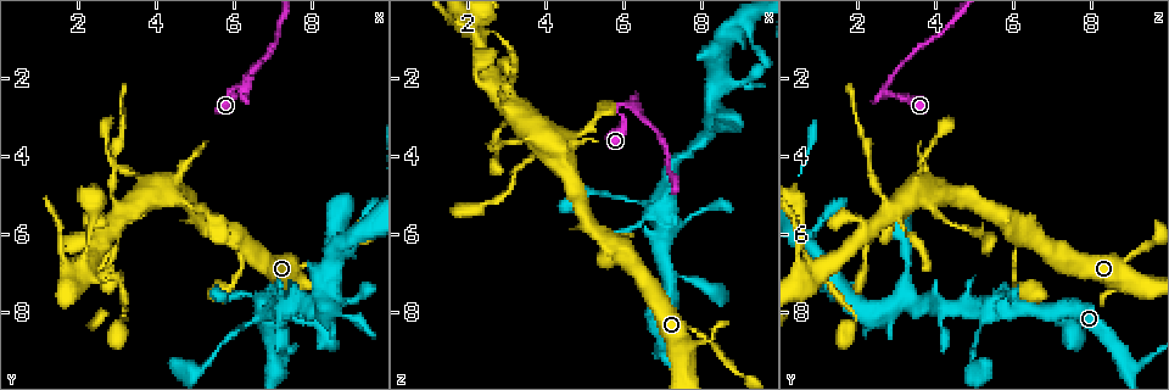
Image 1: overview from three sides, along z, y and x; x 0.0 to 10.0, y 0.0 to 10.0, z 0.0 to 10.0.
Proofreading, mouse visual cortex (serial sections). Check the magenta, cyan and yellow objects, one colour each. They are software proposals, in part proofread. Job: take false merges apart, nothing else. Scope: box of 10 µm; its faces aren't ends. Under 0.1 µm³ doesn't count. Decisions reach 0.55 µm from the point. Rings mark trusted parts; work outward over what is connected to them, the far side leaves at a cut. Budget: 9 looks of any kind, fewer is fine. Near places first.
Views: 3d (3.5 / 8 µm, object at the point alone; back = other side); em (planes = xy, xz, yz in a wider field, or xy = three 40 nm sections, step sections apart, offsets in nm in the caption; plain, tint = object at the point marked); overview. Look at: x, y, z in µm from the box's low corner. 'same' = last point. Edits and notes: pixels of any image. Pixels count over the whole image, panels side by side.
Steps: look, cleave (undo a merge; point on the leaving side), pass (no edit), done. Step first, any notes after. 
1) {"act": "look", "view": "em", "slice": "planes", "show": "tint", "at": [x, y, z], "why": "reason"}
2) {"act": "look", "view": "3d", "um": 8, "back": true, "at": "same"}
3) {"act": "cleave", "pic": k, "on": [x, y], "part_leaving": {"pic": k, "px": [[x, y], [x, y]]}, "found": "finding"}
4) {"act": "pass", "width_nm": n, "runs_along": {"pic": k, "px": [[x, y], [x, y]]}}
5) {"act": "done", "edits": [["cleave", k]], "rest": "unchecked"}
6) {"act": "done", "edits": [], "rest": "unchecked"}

{"act": "look", "view": "em", "slice": "xy", "step": 3, "show": "tint", "at": [5.90, 2.40, 2.65]}

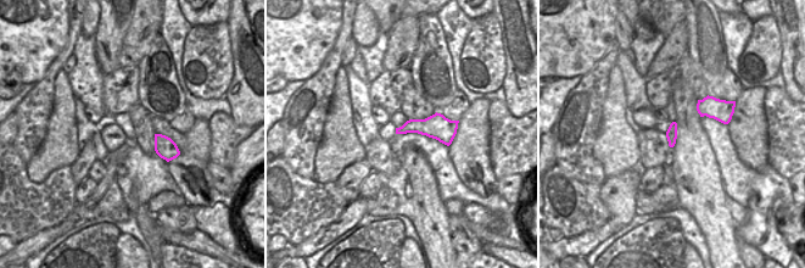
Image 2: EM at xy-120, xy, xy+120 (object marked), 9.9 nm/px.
{"act": "look", "view": "3d", "um": 3.5, "at": "same"}

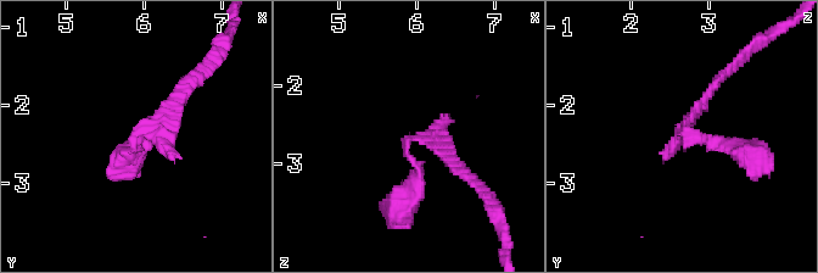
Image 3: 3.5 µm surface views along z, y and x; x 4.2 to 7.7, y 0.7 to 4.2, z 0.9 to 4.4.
{"act": "pass", "runs_along": {"pic": 3, "px": [[134, 152], [190, 78]]}, "found": "one cell here"}

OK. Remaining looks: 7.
{"act": "look", "view": "3d", "um": 3.5, "back": true, "at": [6.85, 8.10, 5.40]}

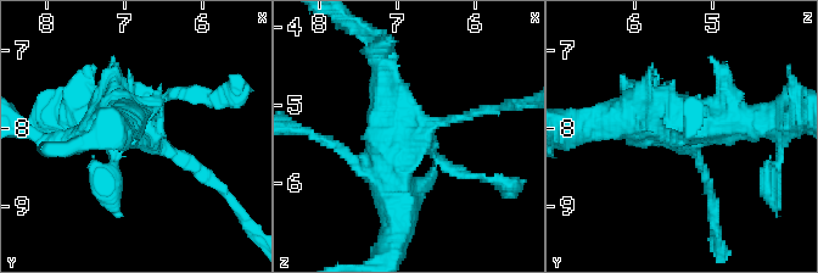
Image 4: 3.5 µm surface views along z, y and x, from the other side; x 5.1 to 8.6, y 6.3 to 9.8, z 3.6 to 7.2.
{"act": "look", "view": "em", "slice": "xy", "step": 2, "show": "tint", "at": "same"}

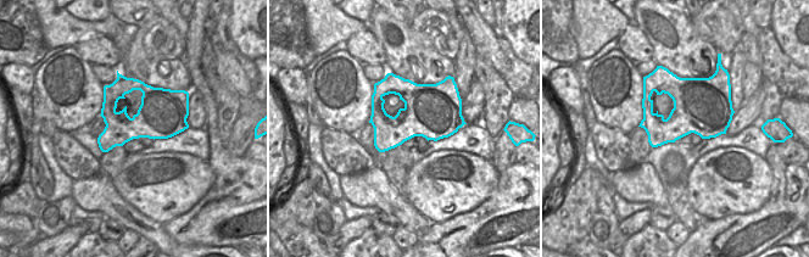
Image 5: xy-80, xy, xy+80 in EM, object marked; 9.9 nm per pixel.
{"act": "pass", "runs_along": {"pic": 4, "px": [[398, 224], [384, 66]]}, "found": "continuous, no second cell"}

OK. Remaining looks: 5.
{"act": "look", "view": "3d", "um": 8, "at": [7.20, 9.35, 9.35]}

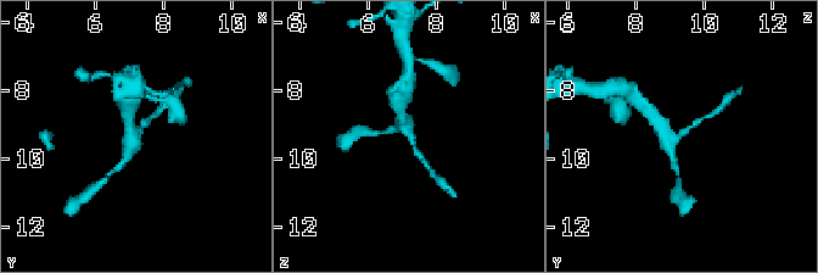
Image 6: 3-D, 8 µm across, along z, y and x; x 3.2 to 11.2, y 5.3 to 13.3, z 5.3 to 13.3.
{"act": "look", "view": "em", "slice": "xy", "step": 5, "show": "tint", "at": "same", "why": "now the EM"}

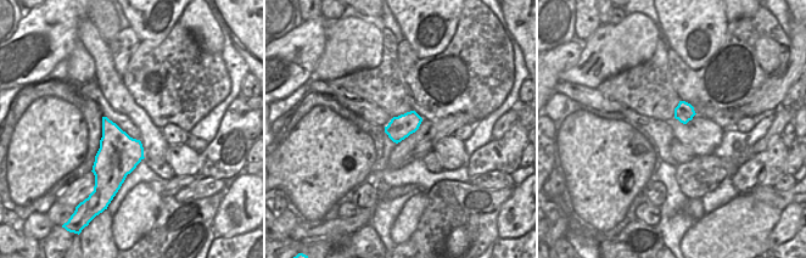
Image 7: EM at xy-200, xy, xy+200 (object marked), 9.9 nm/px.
{"act": "pass", "arms": 3, "runs_along": {"pic": 6, "px": [[401, 112], [404, 132], [424, 157]]}, "found": "continuous, no second cell"}

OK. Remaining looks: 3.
{"act": "look", "view": "3d", "um": 3.5, "back": true, "at": [2.60, 5.95, 2.20], "why": "thin arm on a thick one"}

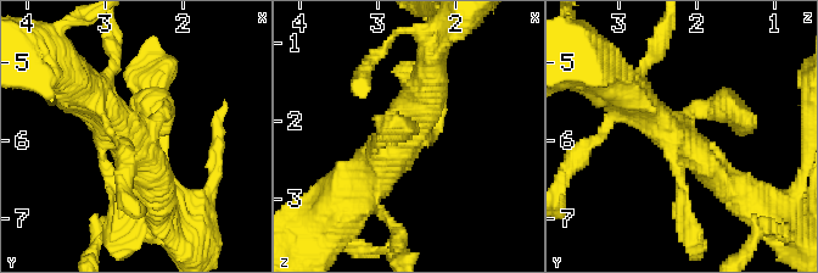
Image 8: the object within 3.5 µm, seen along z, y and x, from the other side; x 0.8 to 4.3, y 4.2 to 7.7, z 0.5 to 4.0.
{"act": "look", "view": "em", "slice": "xy", "step": 3, "show": "tint", "at": [2.70, 5.95, 2.25]}

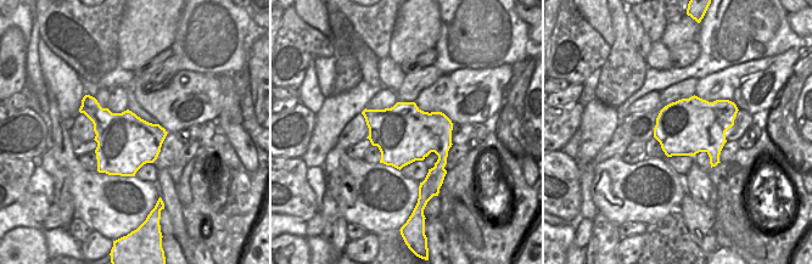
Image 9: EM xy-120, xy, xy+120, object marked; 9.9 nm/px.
{"act": "pass", "runs_along": {"pic": 8, "px": [[623, 89], [733, 187]]}, "found": "all the same cell"}

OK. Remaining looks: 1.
{"act": "done", "edits": [], "rest": "unchecked"}

